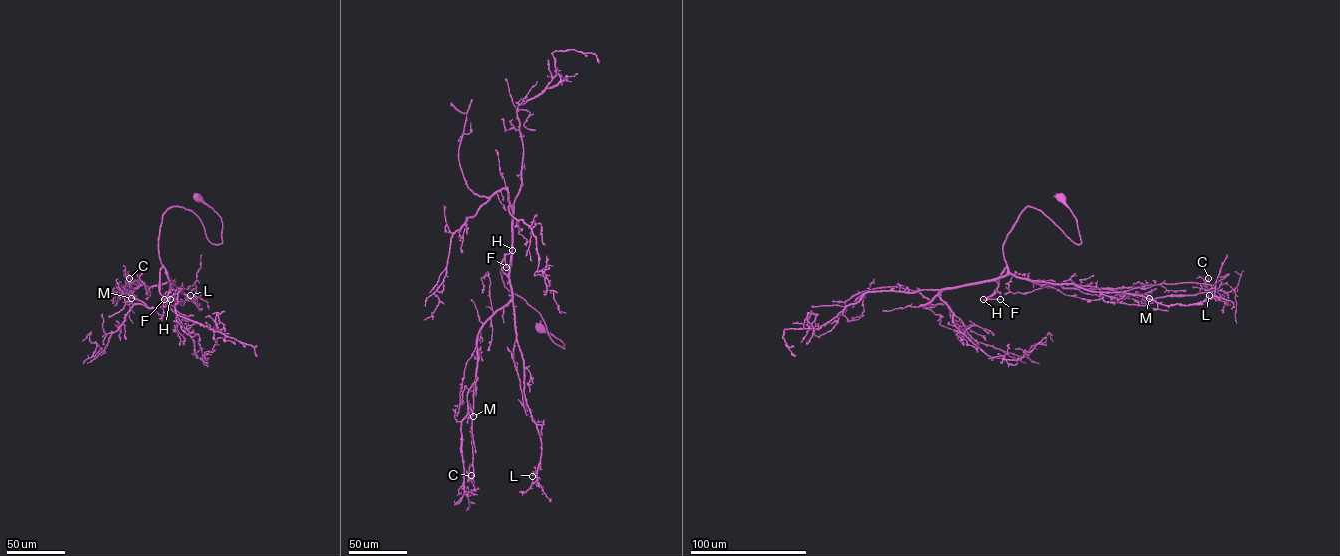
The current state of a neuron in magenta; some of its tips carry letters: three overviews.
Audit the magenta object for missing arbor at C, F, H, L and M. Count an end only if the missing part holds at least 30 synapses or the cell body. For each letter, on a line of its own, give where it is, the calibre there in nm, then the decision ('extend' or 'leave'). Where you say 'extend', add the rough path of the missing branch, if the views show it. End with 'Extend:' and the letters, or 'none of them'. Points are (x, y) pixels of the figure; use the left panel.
C: (129, 278) | 240 nm | leave
F: (164, 299) | 240 nm | extend | (164, 299), (170, 300), (174, 294), (197, 311)
H: (170, 299) | 360 nm | extend | (170, 299), (190, 310), (167, 305), (168, 174), (215, 137), (275, 121), (324, 73), (325, 42)
L: (190, 295) | 150 nm | leave
M: (131, 298) | 500 nm | leave
Extend: F, H

